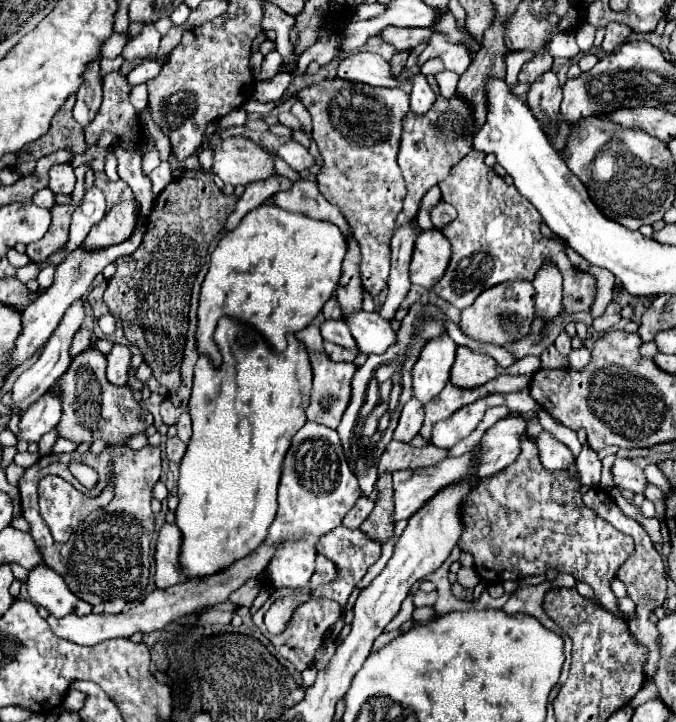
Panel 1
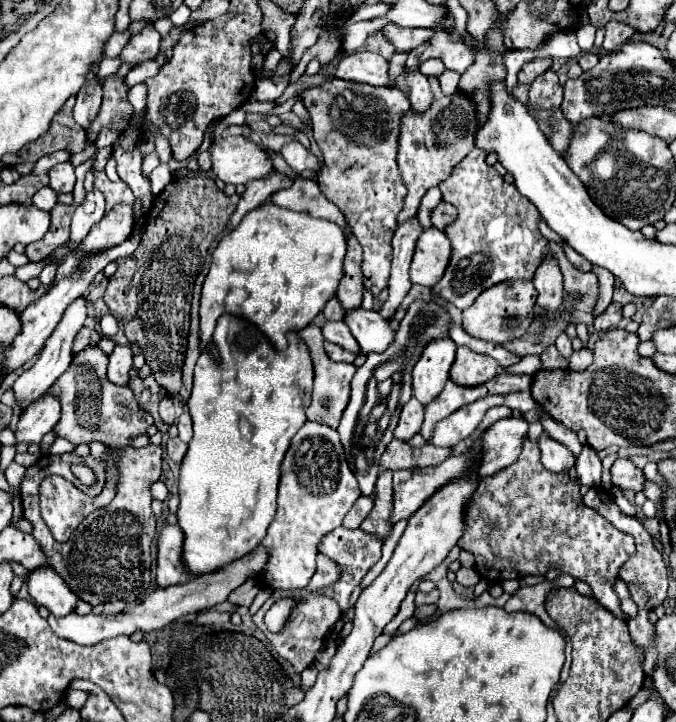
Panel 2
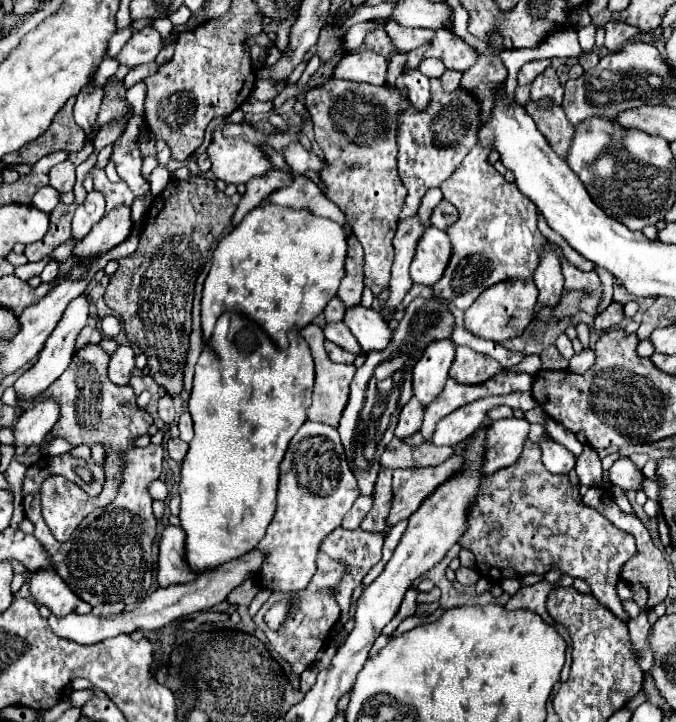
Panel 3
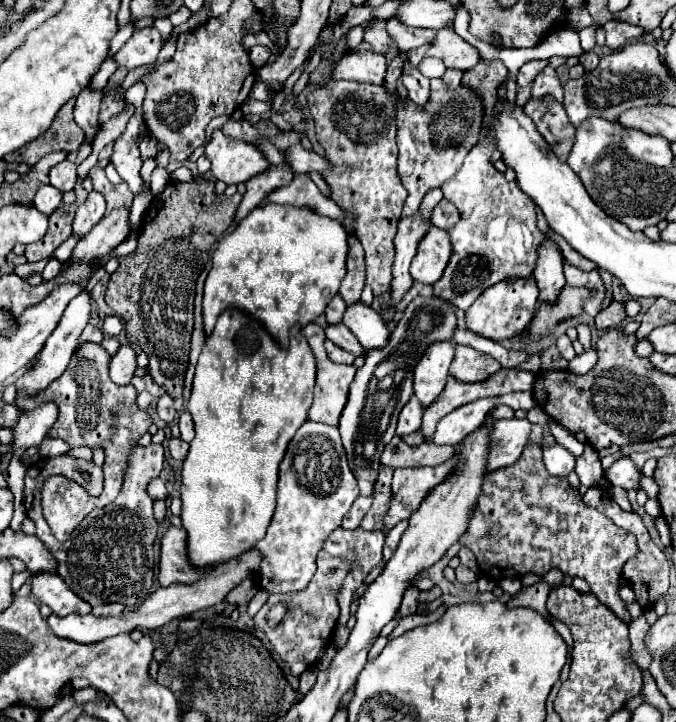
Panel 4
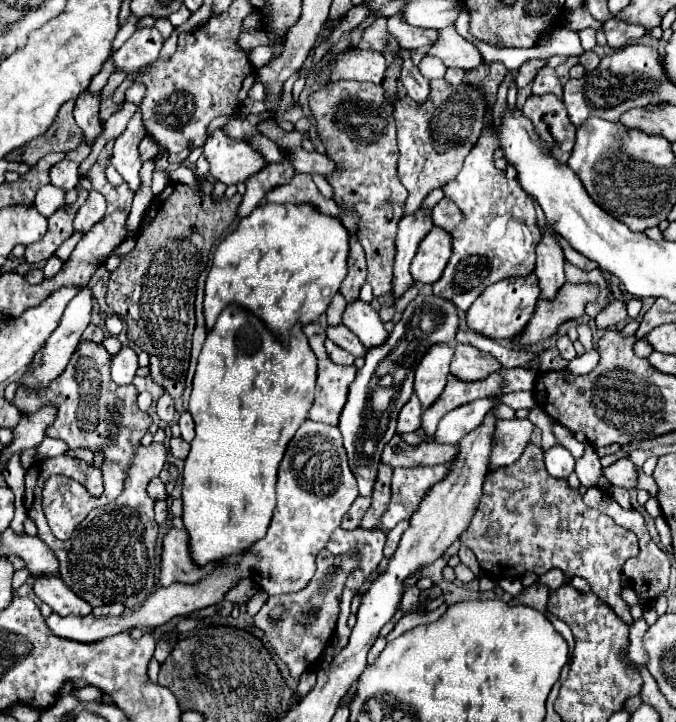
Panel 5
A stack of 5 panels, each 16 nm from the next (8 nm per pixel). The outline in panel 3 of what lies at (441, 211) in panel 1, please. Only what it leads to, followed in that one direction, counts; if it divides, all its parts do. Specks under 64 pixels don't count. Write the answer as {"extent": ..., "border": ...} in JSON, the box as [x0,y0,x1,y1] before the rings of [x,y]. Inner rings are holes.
{"extent":[432,200,458,230],"border":[[[442,200],[434,210],[432,210],[432,226],[446,230],[450,224],[454,224],[458,220],[458,212],[452,208],[450,202]]]}

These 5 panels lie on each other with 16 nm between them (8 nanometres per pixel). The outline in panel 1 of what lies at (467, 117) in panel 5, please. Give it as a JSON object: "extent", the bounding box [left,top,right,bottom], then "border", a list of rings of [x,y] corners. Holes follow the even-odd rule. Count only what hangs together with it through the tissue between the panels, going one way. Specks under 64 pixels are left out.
{"extent":[394,76,474,230],"border":[[[430,76],[430,84],[434,86],[434,92],[436,92],[436,102],[434,102],[432,110],[424,116],[414,116],[412,112],[408,112],[408,116],[404,118],[404,134],[402,134],[402,144],[400,144],[400,152],[398,152],[398,164],[402,168],[408,194],[404,198],[402,212],[396,216],[394,230],[398,230],[400,224],[406,224],[416,216],[422,196],[432,186],[436,186],[440,180],[444,180],[448,176],[448,172],[456,164],[456,160],[464,158],[472,150],[474,120],[472,120],[470,106],[456,96],[452,96],[450,100],[442,98],[434,76]]]}

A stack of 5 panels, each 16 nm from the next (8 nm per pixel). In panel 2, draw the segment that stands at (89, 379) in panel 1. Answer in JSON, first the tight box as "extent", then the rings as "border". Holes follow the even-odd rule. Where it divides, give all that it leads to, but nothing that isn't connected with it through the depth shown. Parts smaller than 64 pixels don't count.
{"extent":[48,346,152,448],"border":[[[88,346],[72,358],[70,368],[56,380],[48,394],[54,394],[62,404],[62,418],[54,432],[72,444],[92,444],[102,440],[108,448],[126,448],[130,438],[146,434],[152,416],[138,406],[134,392],[128,386],[116,386],[106,378],[108,358],[96,346]]]}

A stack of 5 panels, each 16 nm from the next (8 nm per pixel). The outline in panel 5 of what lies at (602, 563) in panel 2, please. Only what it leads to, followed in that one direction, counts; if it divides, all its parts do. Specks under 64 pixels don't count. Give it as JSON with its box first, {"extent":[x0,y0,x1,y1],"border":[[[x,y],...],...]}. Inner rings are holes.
{"extent":[460,442,638,624],"border":[[[532,442],[526,446],[522,456],[516,460],[516,464],[486,474],[478,510],[468,530],[460,536],[460,542],[474,552],[484,576],[494,580],[522,578],[524,572],[534,572],[542,576],[550,568],[560,568],[566,576],[580,576],[590,584],[592,592],[604,604],[608,604],[626,624],[632,624],[628,604],[620,596],[620,588],[622,588],[620,572],[624,562],[636,556],[638,552],[636,536],[624,528],[618,528],[612,522],[612,518],[604,516],[602,512],[588,508],[582,502],[580,492],[568,486],[568,480],[550,478],[542,462],[542,448]]]}

